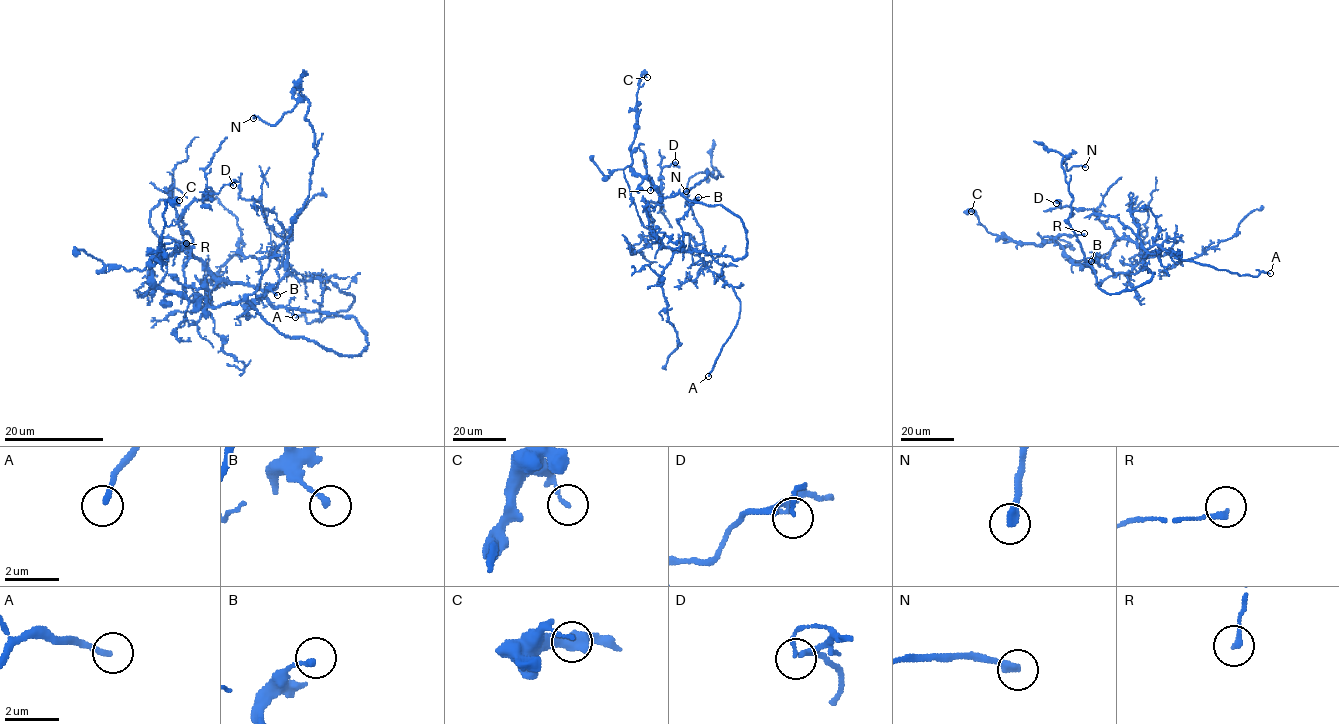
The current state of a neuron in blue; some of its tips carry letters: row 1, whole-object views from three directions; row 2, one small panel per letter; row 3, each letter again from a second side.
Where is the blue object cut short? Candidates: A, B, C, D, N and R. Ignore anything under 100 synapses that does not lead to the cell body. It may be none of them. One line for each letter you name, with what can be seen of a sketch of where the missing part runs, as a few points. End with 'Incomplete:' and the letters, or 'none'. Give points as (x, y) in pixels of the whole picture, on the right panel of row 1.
Incomplete: A

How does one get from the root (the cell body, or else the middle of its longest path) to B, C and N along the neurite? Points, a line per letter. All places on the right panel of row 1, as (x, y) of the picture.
B: (1117, 293), (1147, 283), (1153, 273), (1145, 263), (1136, 273), (1127, 274), (1114, 273), (1095, 258), (1091, 261)
C: (1117, 293), (1101, 289), (1091, 265), (1075, 264), (1057, 242), (1011, 241), (989, 233), (971, 211)
N: (1117, 293), (1098, 287), (1068, 221), (1073, 195), (1063, 158), (1067, 170), (1085, 167)

